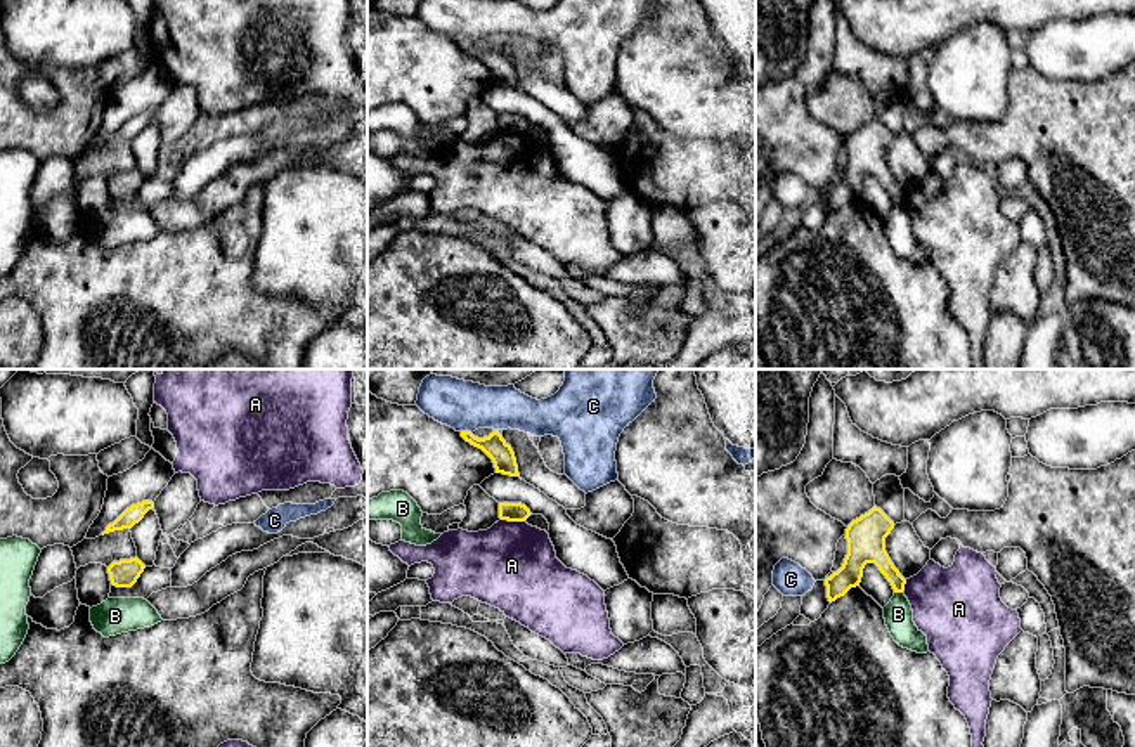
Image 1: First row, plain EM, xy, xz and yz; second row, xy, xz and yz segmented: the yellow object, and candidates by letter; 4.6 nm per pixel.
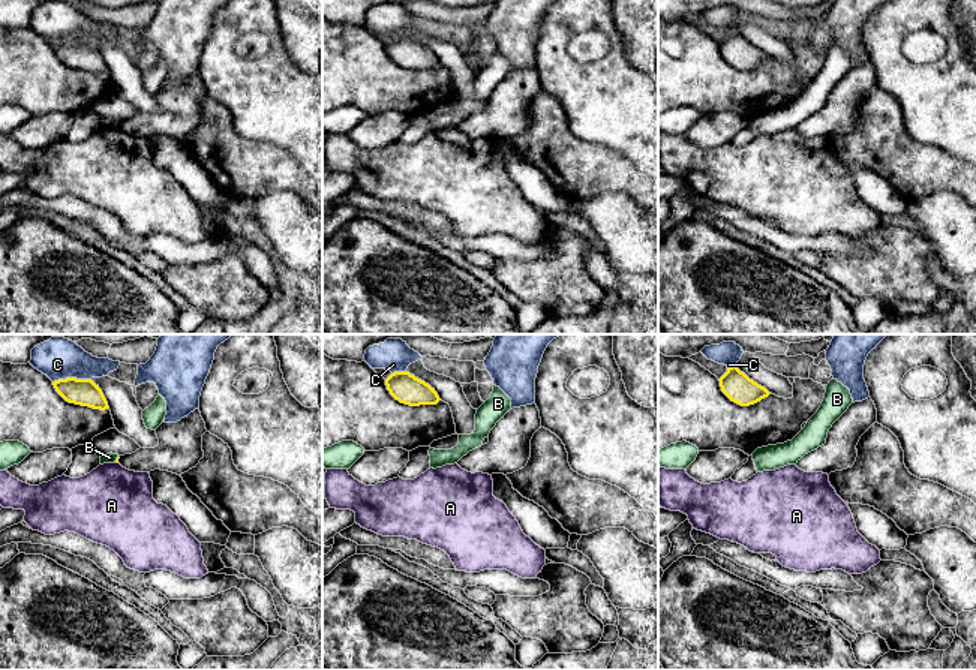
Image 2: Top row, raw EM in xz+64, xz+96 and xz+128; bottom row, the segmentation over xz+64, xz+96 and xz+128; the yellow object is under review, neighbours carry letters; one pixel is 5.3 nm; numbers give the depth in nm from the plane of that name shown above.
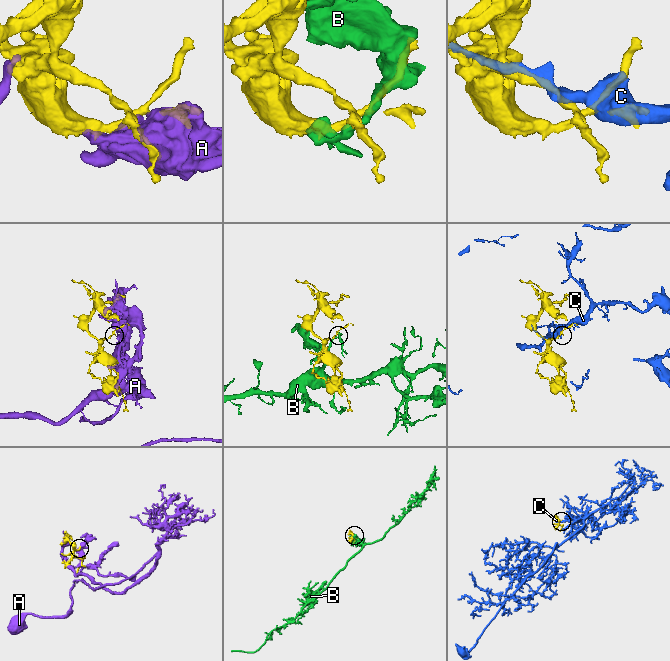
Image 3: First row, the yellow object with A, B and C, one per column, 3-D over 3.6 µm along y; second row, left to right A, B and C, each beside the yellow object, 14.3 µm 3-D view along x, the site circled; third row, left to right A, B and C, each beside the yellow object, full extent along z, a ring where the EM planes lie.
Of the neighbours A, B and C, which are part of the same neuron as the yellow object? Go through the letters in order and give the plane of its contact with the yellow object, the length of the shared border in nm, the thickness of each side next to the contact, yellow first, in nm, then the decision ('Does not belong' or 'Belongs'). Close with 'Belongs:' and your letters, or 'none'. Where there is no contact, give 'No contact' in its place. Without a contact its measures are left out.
A: Touches yellow in xz. Shared border 110 nm. Thickness 100 nm (yellow) against 400 nm. Does not belong
B: Touches yellow in yz. Shared border 40 nm. Thickness 160 nm (yellow) against 140 nm. Does not belong
C: Touches yellow in xz. Shared border 60 nm. Thickness 110 nm (yellow) against 200 nm. Does not belong
Belongs: none

